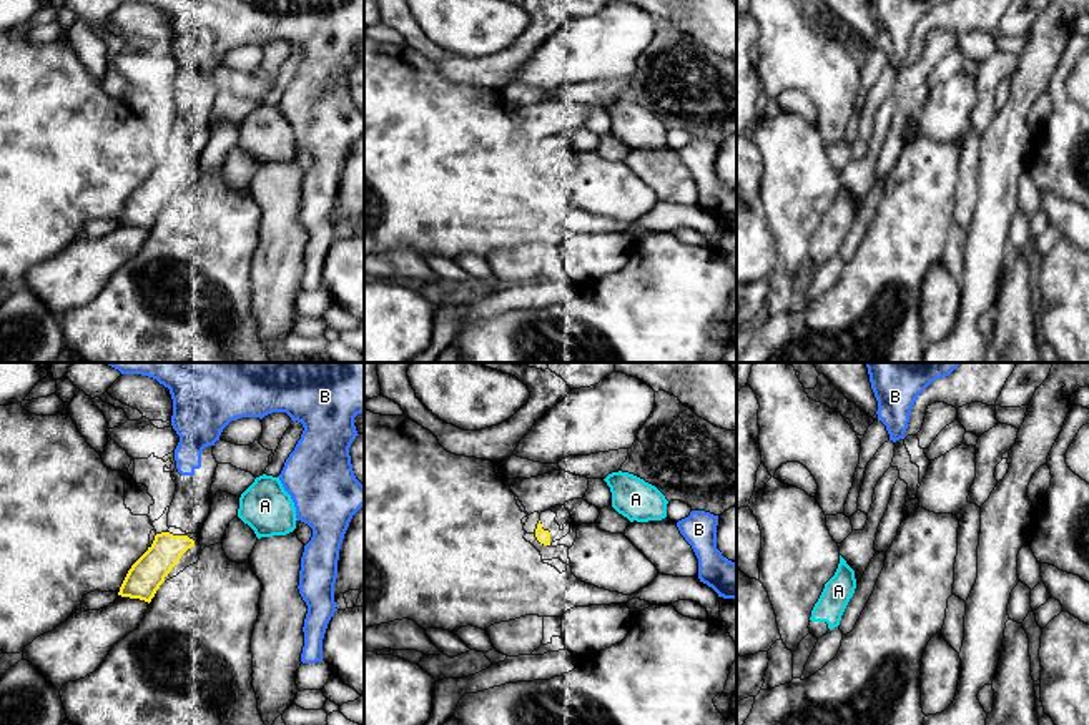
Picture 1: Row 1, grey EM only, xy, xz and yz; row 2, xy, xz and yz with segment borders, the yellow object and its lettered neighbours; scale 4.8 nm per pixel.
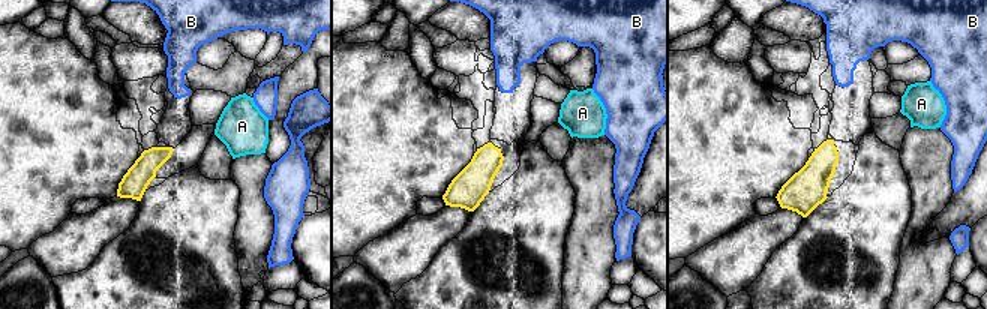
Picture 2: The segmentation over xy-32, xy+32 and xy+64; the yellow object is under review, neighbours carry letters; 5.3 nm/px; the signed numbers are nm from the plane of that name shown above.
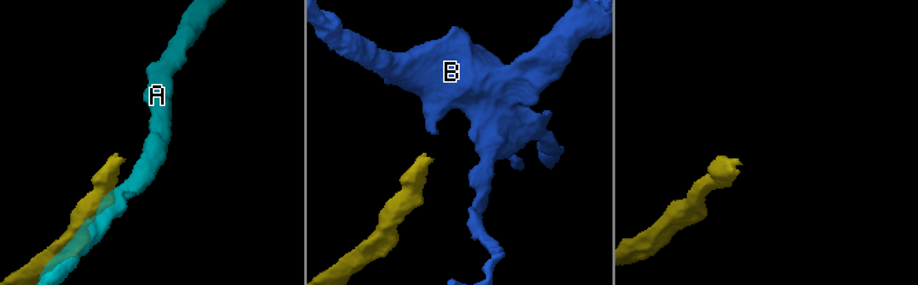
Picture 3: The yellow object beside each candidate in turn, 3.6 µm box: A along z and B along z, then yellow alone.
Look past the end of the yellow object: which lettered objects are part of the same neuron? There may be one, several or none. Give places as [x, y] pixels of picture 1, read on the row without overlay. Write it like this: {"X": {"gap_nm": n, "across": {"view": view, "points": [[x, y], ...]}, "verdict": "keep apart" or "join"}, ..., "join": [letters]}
{"A": {"gap_nm": 240, "across": {"view": "xy", "points": [[193, 168], [238, 143]]}, "verdict": "keep apart"}, "B": {"gap_nm": 280, "across": {"view": "xy", "points": [[168, 160], [182, 102]]}, "verdict": "join"}, "join": ["B"]}

